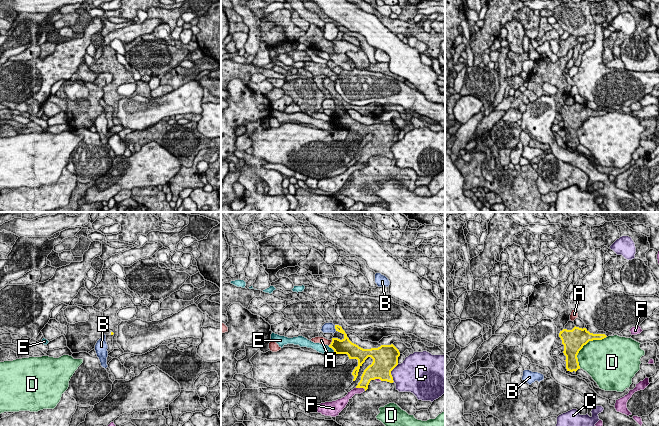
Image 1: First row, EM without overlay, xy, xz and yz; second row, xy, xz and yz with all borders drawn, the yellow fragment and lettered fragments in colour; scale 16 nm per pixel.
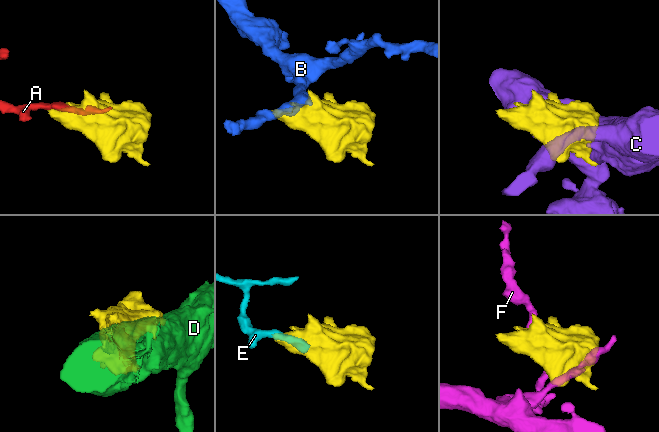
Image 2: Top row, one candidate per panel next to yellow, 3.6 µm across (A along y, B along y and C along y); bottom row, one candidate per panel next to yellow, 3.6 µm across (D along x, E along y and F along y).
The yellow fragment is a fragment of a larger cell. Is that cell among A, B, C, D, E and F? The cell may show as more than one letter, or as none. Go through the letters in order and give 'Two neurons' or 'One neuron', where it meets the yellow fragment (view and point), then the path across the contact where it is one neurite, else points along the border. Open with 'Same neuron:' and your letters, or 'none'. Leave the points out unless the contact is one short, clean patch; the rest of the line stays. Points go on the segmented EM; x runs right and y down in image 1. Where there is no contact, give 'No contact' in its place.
Same neuron: none
A: Two neurons. Touches yellow at xz (331, 343)
B: Two neurons. Touches yellow at xz (335, 328). Boundary: xz (334, 325), (336, 330)
C: Two neurons. Touches yellow at xz (390, 373)
D: Two neurons. Touches yellow at yz (584, 344)
E: Two neurons. Touches yellow at xz (332, 348)
F: Two neurons. Touches yellow at xz (361, 387)

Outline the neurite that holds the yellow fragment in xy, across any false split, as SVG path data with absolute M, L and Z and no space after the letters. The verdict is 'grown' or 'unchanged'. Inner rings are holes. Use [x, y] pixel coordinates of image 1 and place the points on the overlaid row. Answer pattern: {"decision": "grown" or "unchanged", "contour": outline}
{"decision": "grown", "contour": "M103 322L100 323L99 325L100 329L104 332L104 334L106 335L106 342L107 342L107 345L108 345L108 354L110 352L112 352L114 350L114 347L113 347L113 336L114 336L114 333L112 331L110 331L109 329L107 329Z"}

